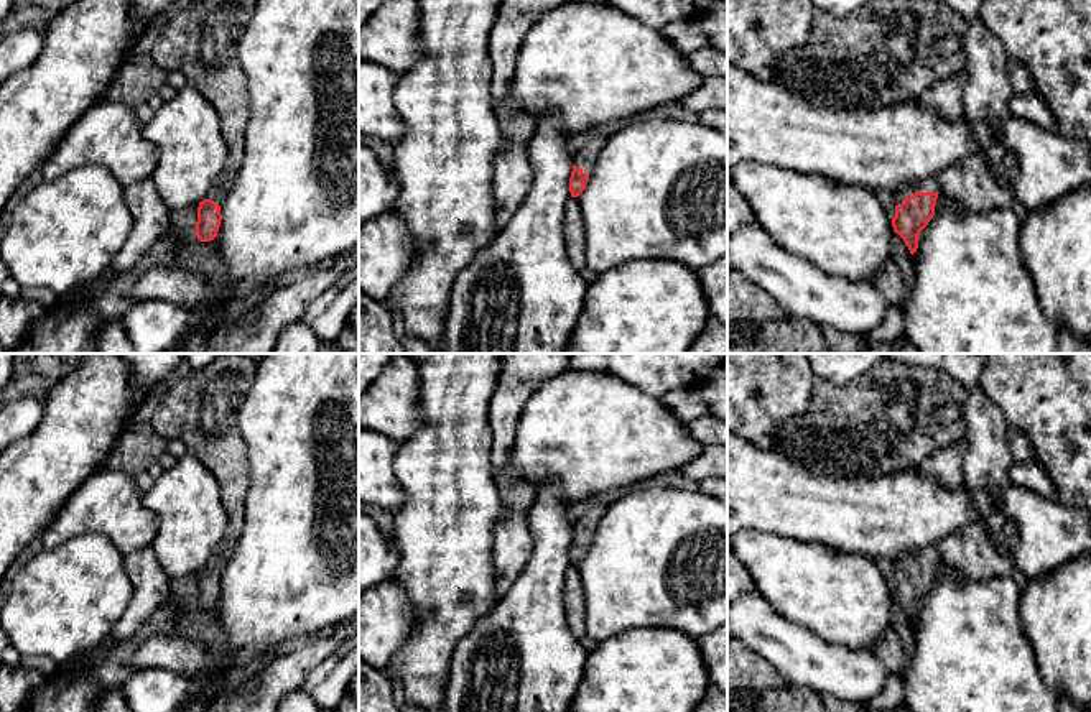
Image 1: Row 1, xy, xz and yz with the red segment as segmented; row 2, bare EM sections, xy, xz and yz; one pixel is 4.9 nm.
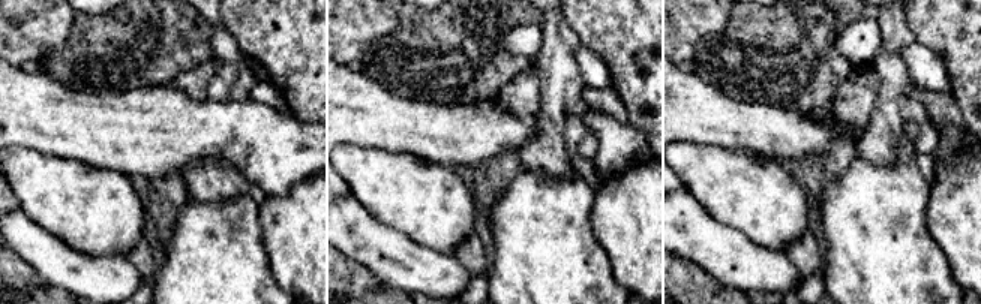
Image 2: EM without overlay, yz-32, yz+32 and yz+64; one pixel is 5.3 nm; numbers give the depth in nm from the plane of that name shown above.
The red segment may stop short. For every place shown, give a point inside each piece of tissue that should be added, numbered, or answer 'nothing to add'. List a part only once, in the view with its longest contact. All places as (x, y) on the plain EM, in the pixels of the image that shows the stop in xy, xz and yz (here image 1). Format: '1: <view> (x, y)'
1: yz (930, 553)

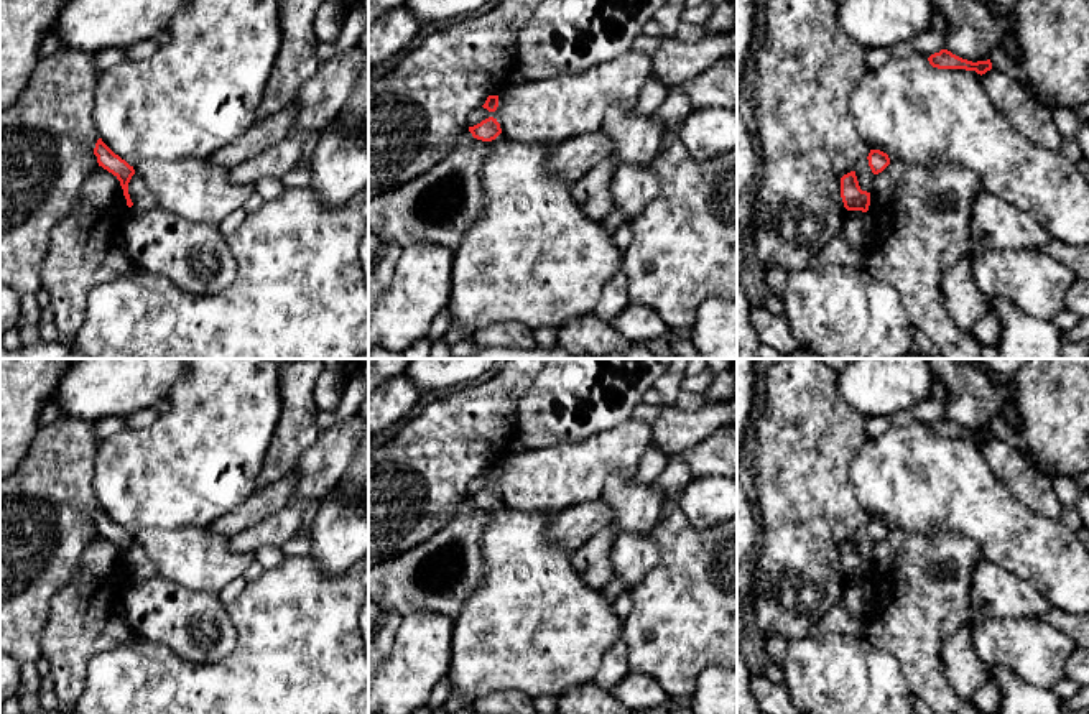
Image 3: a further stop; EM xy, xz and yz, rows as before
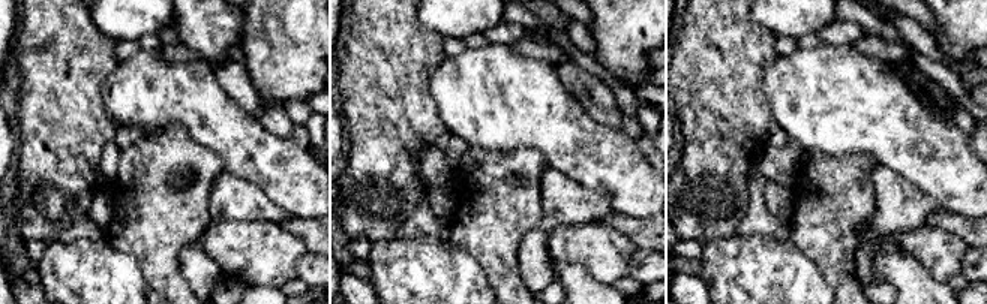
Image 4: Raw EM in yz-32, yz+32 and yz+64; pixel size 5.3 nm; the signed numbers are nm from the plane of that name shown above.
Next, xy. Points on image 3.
nothing to add

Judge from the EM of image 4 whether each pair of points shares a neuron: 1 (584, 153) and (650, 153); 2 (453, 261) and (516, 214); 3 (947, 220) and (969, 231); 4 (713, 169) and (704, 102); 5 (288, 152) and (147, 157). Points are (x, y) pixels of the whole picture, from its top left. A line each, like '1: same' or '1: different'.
1: different
2: different
3: same
4: same
5: different

